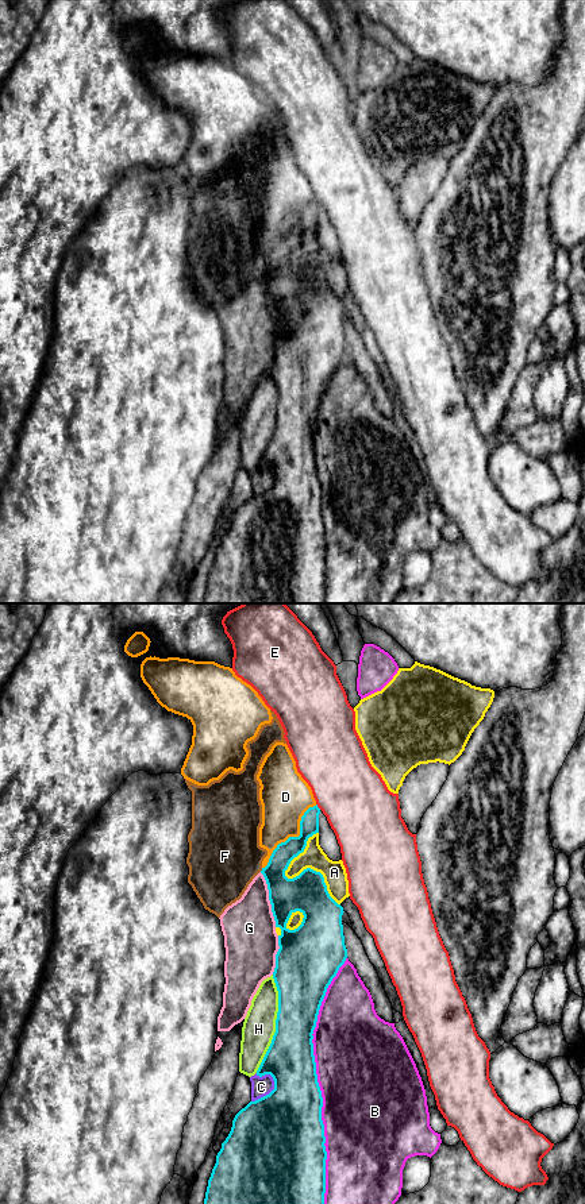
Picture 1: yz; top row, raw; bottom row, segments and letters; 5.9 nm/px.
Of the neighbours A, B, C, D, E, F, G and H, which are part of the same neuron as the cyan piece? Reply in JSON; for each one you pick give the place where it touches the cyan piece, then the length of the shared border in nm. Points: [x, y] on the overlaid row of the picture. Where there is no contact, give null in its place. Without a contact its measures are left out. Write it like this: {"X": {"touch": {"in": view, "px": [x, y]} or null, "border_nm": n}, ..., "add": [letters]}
{"add": []}

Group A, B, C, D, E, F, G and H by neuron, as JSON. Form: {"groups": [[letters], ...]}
{"groups": [["A", "G"], ["B"], ["C"], ["D"], ["E"], ["F"], ["H"]]}

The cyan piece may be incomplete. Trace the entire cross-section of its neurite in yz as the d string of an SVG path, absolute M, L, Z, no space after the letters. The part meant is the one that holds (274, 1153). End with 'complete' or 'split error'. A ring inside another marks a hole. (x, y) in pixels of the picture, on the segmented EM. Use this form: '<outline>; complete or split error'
M317 804L309 807L300 821L300 836L289 837L285 842L278 844L268 865L261 871L268 884L276 927L281 929L281 934L273 972L278 991L276 1033L257 1076L270 1074L274 1080L274 1089L269 1095L250 1101L235 1115L231 1131L216 1155L204 1204L324 1204L327 1151L322 1120L323 1097L317 1083L312 1034L327 988L347 958L342 925L345 911L330 896L320 872L307 868L293 879L285 876L290 861L304 852L308 838L319 833L319 814ZM296 911L304 915L303 922L297 929L289 930L286 923Z; complete

